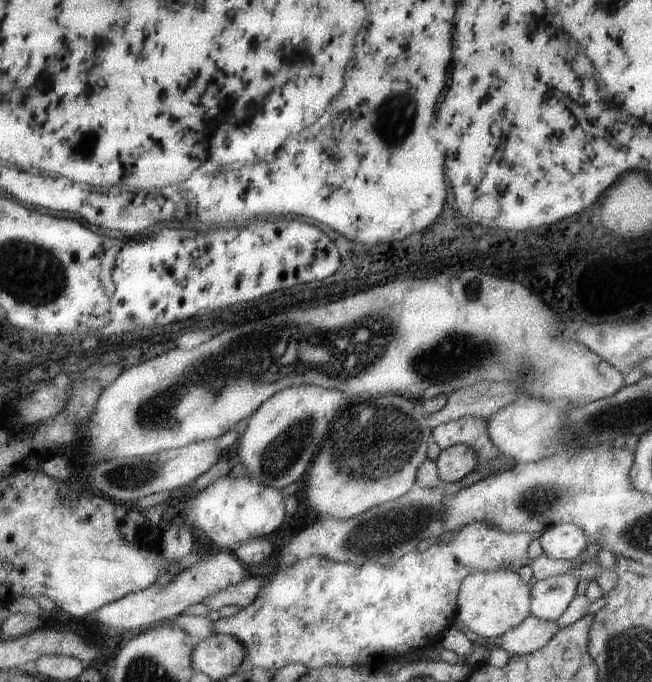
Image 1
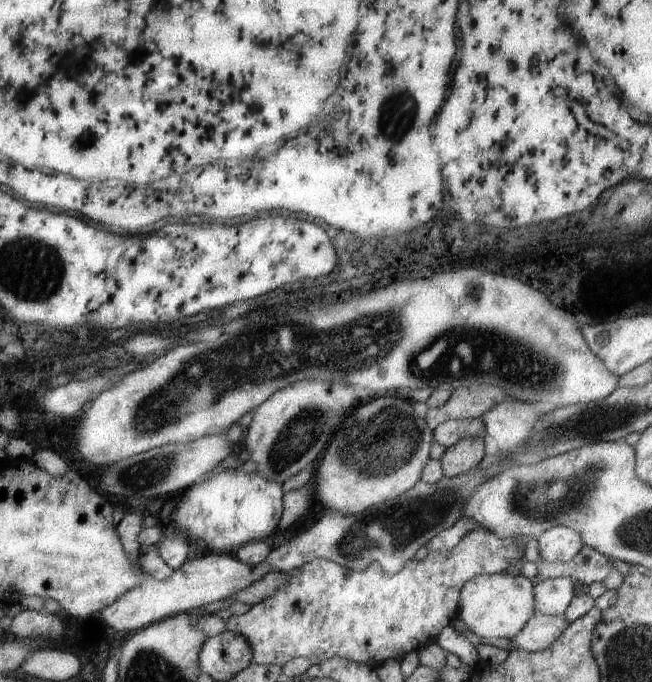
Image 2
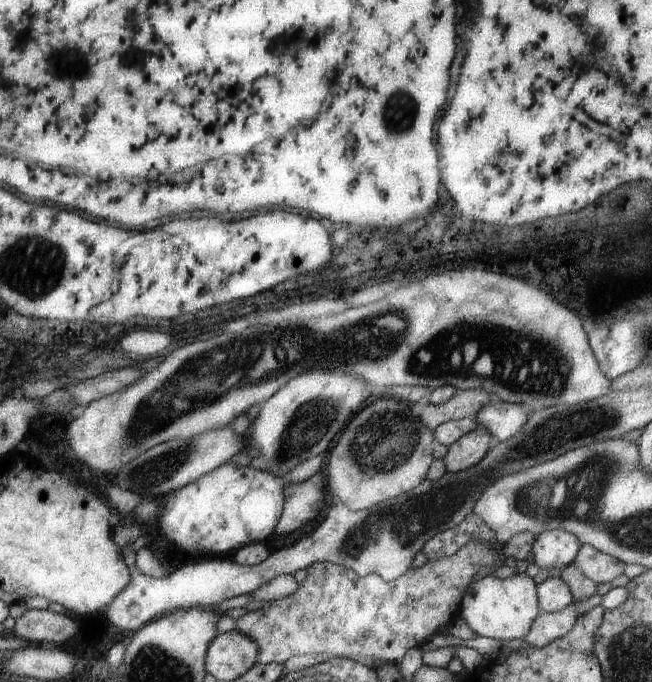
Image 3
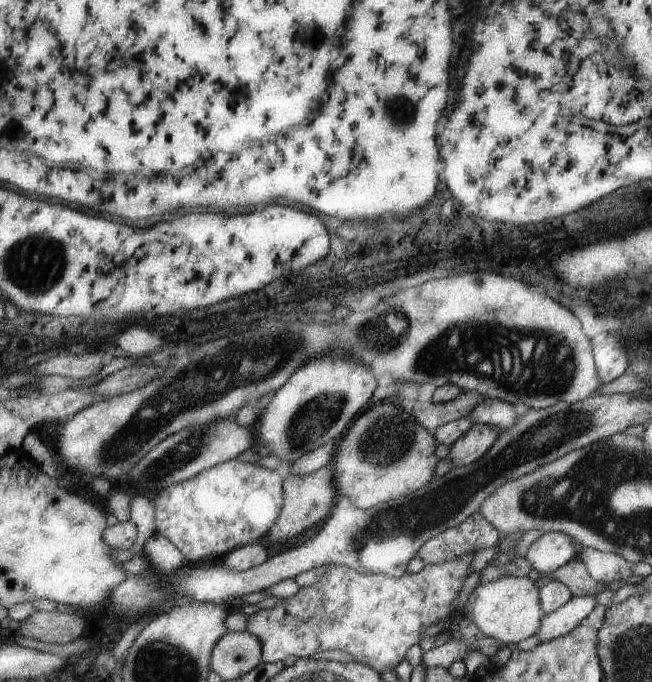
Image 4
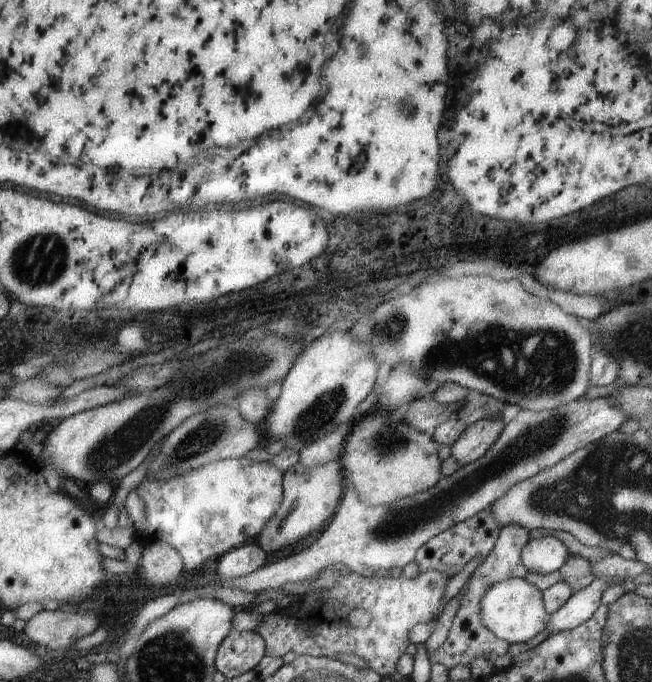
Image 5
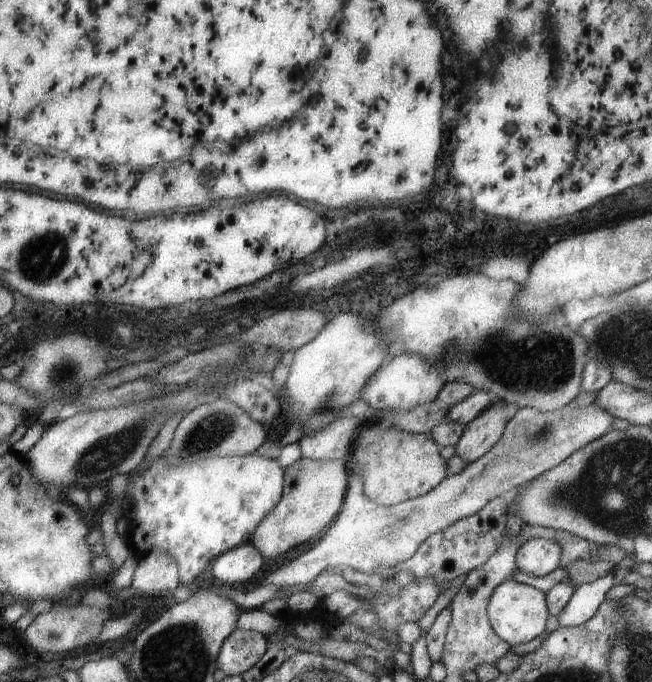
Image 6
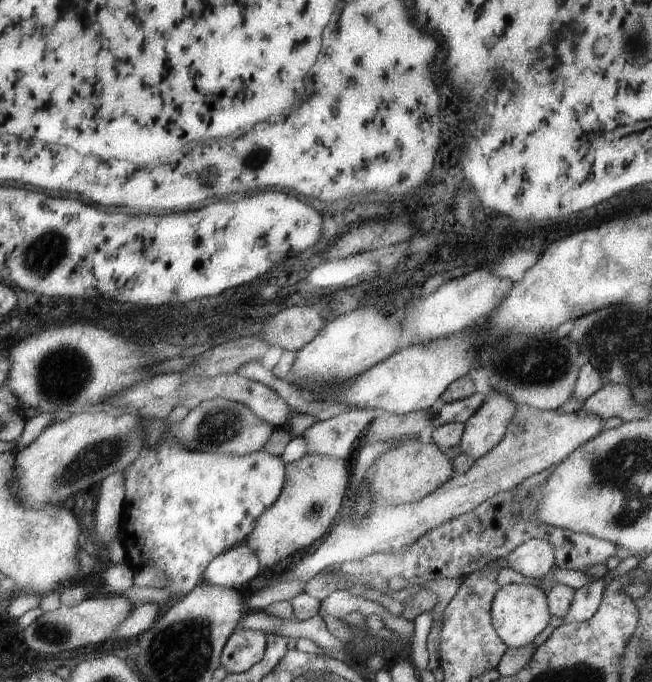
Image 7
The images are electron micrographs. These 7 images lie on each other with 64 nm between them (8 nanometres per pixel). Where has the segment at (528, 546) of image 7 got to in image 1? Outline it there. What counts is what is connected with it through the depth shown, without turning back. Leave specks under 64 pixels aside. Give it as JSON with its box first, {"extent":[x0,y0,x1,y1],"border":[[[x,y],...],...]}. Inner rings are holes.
{"extent":[539,523,587,561],"border":[[[564,523],[553,525],[539,535],[542,554],[551,559],[569,561],[575,559],[587,544],[585,532],[579,526]]]}

